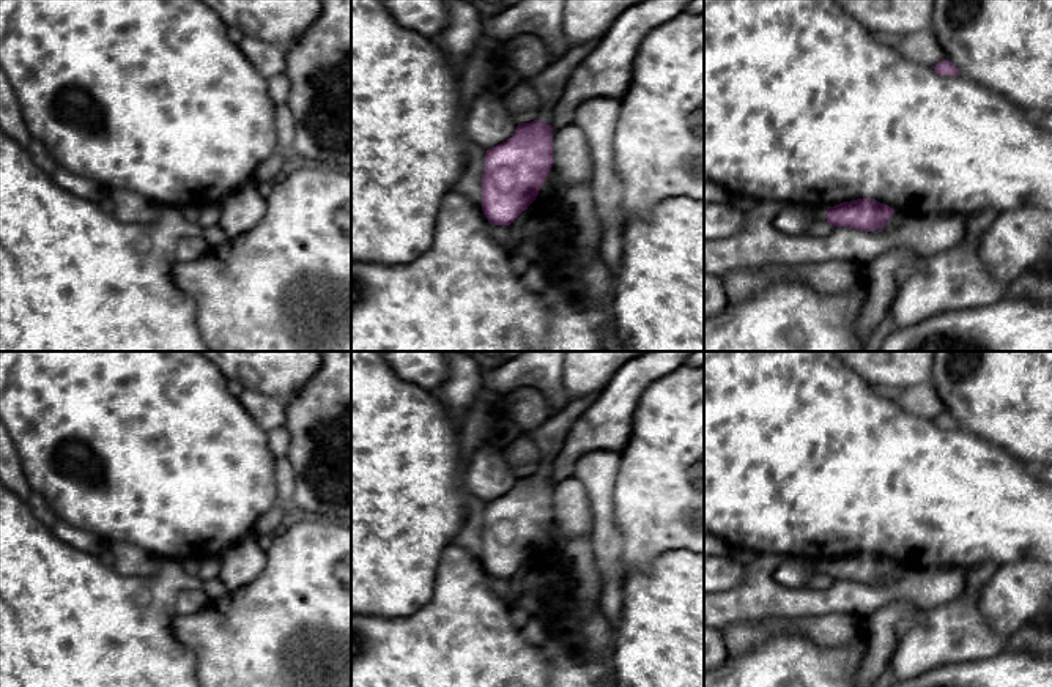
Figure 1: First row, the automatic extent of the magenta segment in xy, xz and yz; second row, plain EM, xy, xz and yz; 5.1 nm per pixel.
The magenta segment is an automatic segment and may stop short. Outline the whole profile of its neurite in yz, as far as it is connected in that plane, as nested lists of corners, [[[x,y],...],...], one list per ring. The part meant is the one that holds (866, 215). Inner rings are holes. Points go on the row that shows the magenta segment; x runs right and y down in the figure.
[[[857,199],[822,208],[783,203],[773,224],[786,235],[806,235],[813,221],[827,221],[832,227],[849,227],[861,232],[874,232],[882,228],[893,213],[893,208],[874,199]]]

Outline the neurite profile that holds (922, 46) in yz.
[[[932,27],[893,38],[890,43],[904,58],[913,63],[935,66],[946,60]]]

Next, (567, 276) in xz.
[[[576,252],[561,260],[554,273],[554,284],[569,296],[572,303],[587,310],[587,295],[581,279]]]

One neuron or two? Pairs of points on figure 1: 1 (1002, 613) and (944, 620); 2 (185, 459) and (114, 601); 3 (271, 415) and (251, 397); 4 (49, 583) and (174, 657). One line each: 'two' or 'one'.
1: two
2: two
3: one
4: one

